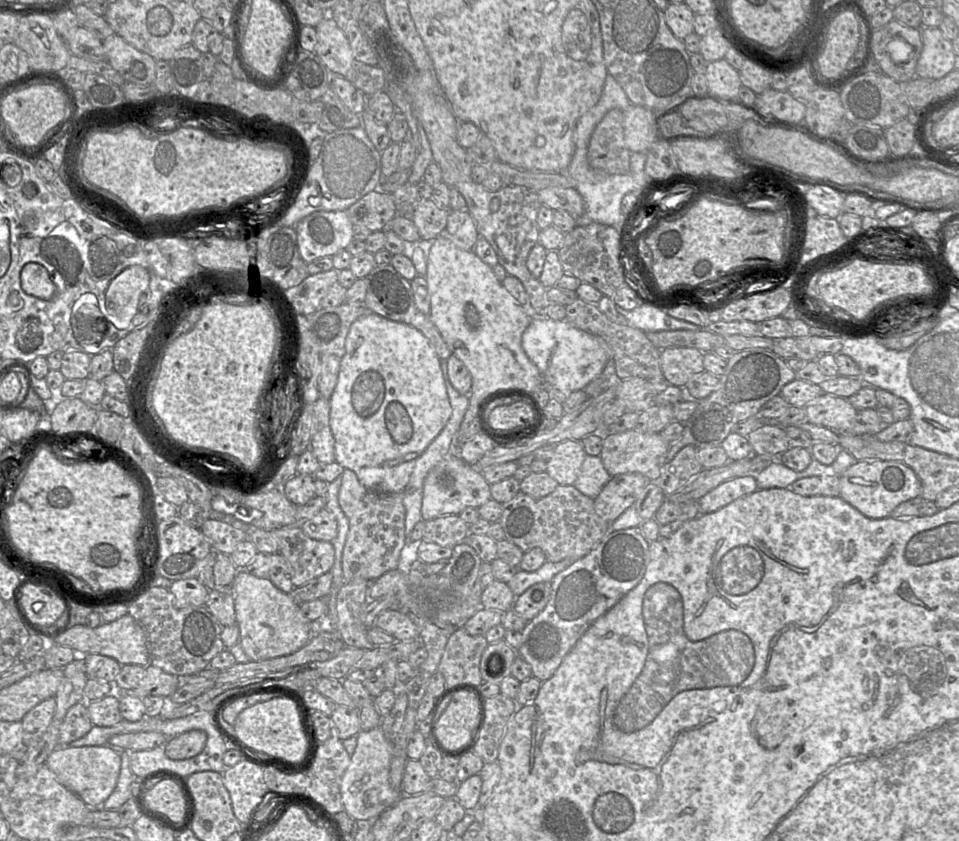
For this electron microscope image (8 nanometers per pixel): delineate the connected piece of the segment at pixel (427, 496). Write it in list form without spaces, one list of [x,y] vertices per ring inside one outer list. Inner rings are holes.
[[[451,454],[438,463],[425,478],[421,508],[422,520],[459,515],[468,507],[479,508],[492,498],[490,487],[482,472],[466,463],[458,454]]]

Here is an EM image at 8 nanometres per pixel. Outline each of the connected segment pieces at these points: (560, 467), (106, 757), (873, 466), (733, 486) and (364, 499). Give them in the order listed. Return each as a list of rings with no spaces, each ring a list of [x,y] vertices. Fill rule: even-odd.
[[[565,440],[555,445],[553,456],[546,462],[546,472],[559,485],[573,485],[586,457],[581,440]]]
[[[109,744],[100,746],[58,746],[47,757],[45,765],[58,780],[91,808],[101,808],[114,791],[120,774],[120,751]]]
[[[864,459],[849,467],[840,477],[839,497],[864,516],[882,519],[902,502],[921,495],[921,482],[915,471],[900,461]]]
[[[744,475],[730,479],[706,493],[700,500],[700,513],[711,513],[734,500],[758,489],[755,475]]]
[[[344,469],[341,477],[338,502],[349,521],[342,551],[344,584],[354,579],[373,582],[386,572],[397,569],[401,550],[406,544],[403,492],[379,493],[368,490],[350,469]]]

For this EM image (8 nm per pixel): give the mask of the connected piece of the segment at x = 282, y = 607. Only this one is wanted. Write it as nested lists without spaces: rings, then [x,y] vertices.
[[[238,570],[232,582],[239,643],[253,661],[268,660],[292,654],[305,645],[311,636],[305,619],[289,593],[279,590],[268,578],[259,578]]]

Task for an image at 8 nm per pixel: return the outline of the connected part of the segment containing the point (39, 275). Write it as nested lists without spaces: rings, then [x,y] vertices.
[[[39,263],[25,264],[20,273],[20,281],[26,294],[41,300],[52,299],[56,291],[51,274]]]

